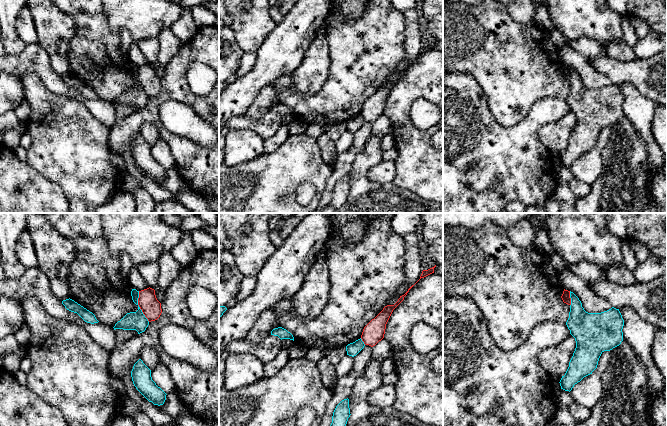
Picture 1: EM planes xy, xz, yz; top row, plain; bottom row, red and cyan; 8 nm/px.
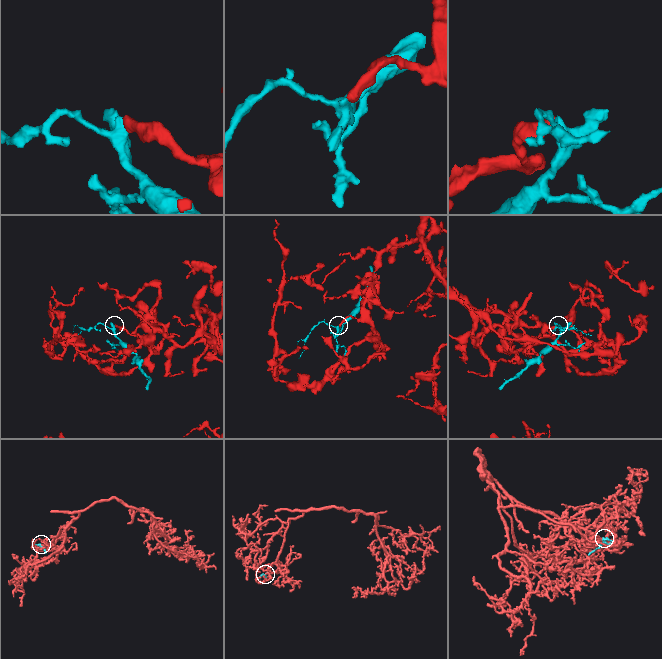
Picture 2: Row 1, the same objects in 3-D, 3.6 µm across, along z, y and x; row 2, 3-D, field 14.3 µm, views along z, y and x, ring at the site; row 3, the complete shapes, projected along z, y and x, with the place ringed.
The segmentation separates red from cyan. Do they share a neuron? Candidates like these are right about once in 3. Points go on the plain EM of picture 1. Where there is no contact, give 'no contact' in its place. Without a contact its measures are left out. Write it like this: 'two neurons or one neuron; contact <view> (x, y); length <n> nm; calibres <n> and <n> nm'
two neurons; contact xy (139, 82); length 260 nm; calibres 160 and 150 nm

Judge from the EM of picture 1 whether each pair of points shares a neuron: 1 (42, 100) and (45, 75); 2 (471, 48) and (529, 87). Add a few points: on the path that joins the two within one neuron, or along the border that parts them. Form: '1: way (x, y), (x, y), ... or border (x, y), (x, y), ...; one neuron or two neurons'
1: border (22, 77), (35, 73), (50, 91), (66, 95); two neurons
2: way (485, 48), (490, 48), (515, 73); one neuron

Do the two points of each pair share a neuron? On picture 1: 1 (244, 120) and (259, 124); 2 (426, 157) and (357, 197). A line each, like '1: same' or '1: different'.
1: same
2: different

